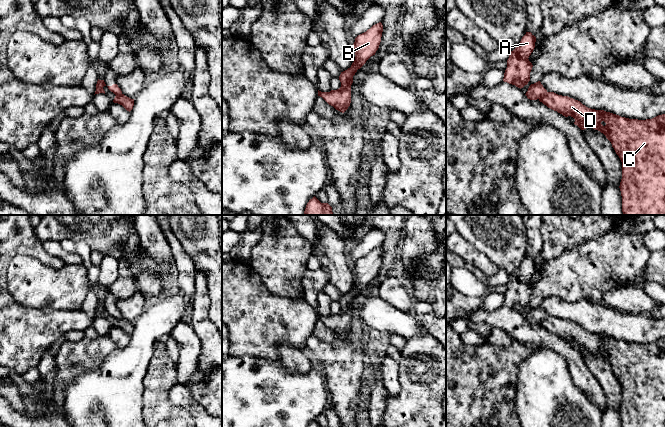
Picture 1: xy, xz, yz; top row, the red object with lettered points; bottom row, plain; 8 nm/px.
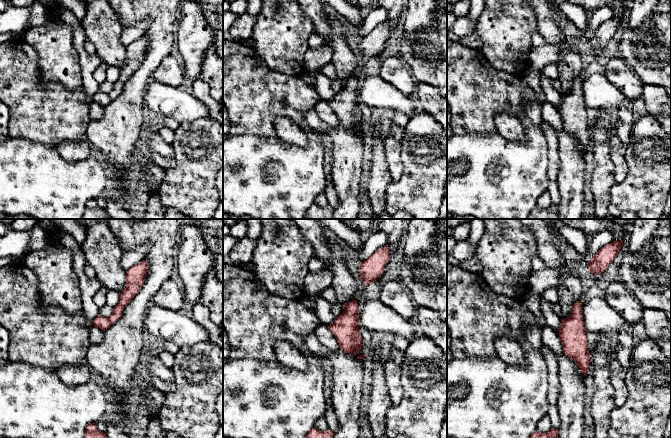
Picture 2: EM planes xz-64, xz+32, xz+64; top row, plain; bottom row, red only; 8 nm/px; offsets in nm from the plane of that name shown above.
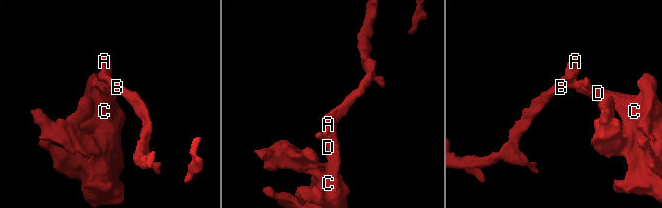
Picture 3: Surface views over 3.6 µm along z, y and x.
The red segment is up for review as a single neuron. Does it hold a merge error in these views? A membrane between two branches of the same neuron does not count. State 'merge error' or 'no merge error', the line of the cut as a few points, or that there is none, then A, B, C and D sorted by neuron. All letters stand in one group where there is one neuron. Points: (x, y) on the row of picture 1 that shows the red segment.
merge error | xz (352, 76), (341, 87) | A B / C D

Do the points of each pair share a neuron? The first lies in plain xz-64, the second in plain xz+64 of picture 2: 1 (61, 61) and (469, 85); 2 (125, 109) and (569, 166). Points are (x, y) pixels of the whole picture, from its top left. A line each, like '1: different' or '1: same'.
1: different
2: same

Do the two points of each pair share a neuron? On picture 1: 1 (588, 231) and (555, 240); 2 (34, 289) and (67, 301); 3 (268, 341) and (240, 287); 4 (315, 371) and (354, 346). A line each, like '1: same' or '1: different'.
1: same
2: same
3: same
4: different

